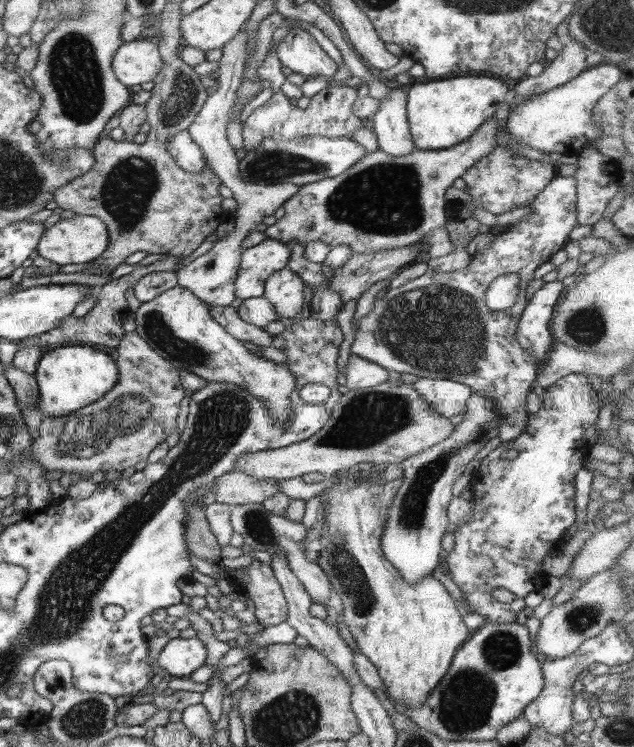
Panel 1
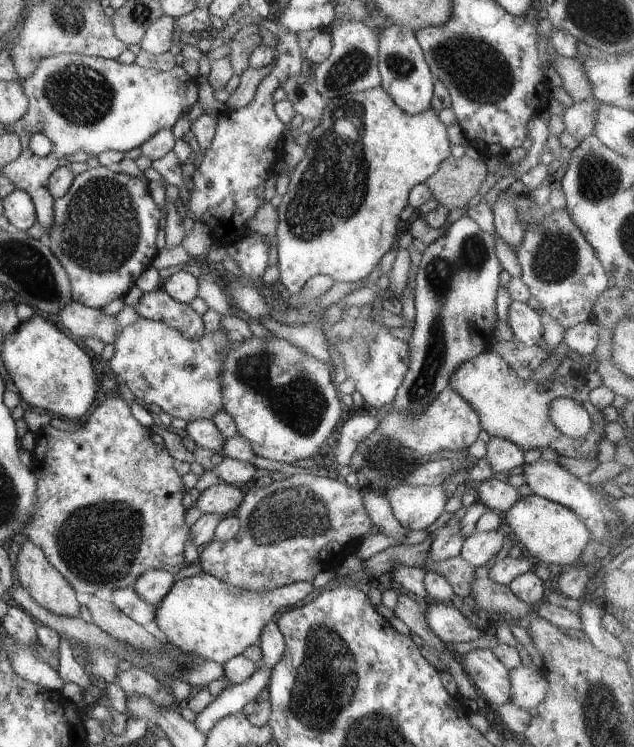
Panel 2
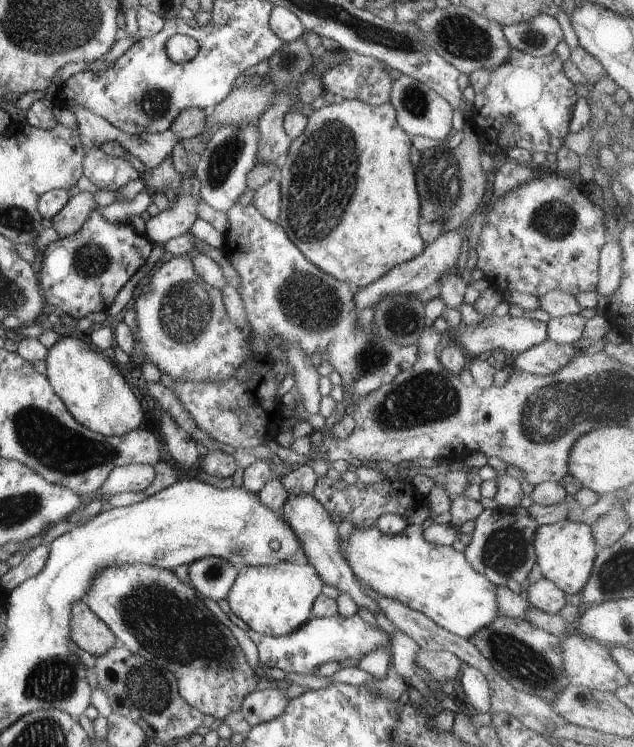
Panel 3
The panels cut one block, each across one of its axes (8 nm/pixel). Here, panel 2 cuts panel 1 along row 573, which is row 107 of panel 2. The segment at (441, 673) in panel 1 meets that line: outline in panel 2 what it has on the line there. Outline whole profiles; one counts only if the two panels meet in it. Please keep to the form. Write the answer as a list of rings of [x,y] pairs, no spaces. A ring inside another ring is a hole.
[[[381,86],[367,90],[366,92],[353,92],[341,97],[329,98],[324,110],[324,116],[320,123],[313,127],[309,133],[310,142],[306,146],[305,157],[294,166],[289,175],[289,185],[286,194],[283,194],[282,201],[277,206],[278,224],[274,242],[278,249],[278,270],[280,271],[278,286],[287,294],[295,295],[304,288],[310,278],[322,274],[329,276],[334,282],[358,282],[366,279],[366,276],[380,264],[380,259],[386,252],[390,251],[394,238],[398,234],[400,212],[409,204],[409,192],[417,184],[424,183],[439,168],[440,164],[451,157],[451,142],[448,136],[447,126],[441,122],[439,112],[434,108],[426,108],[426,112],[418,114],[406,114],[402,108],[394,104],[390,94]]]

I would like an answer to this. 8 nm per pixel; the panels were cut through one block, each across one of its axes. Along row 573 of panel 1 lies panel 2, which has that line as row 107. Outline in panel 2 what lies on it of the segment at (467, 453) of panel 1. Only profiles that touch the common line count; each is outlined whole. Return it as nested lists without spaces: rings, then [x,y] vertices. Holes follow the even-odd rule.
[[[392,25],[378,32],[378,74],[380,86],[390,94],[394,104],[406,114],[426,112],[432,106],[434,82],[424,51],[416,40],[415,31],[405,26]]]

